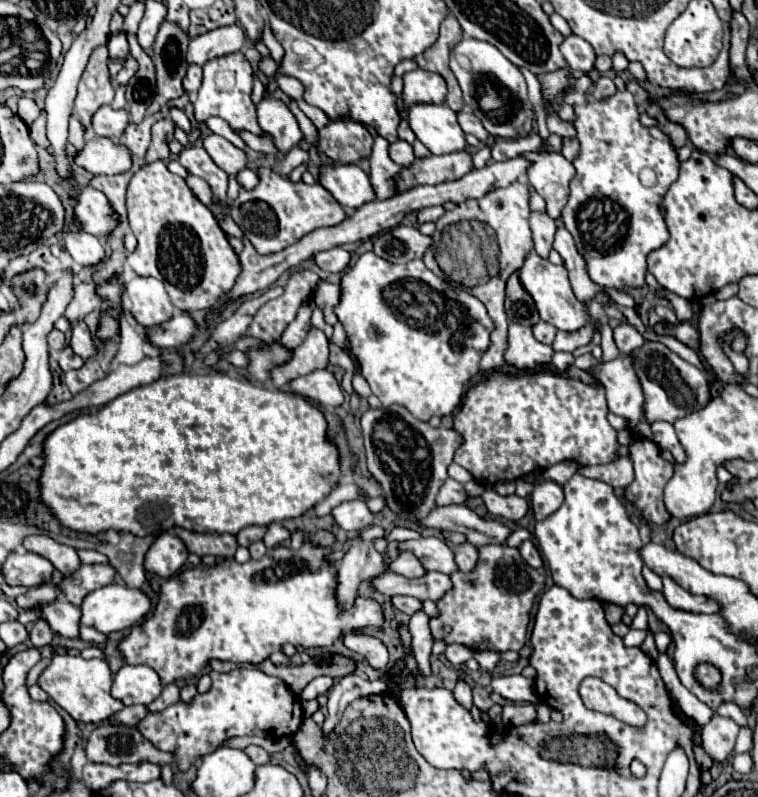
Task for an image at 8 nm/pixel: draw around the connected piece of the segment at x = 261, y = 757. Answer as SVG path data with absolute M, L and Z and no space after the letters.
M248 745L248 747L244 749L244 753L246 753L256 765L264 765L264 763L268 763L268 759L270 759L270 755L268 755L262 747L258 747L258 745Z

